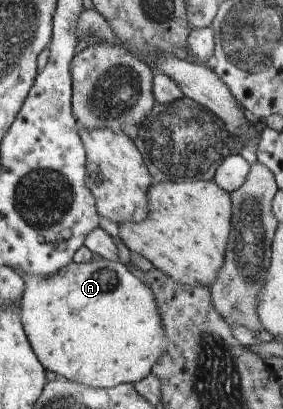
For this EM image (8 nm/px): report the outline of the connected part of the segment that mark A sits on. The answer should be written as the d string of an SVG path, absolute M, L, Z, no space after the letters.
M96 256L89 263L74 263L67 265L66 268L59 269L59 273L53 273L49 277L37 277L37 275L27 275L21 271L20 275L25 281L25 289L22 295L19 314L21 315L22 326L25 327L26 337L34 349L39 362L47 367L47 372L51 371L69 381L73 381L91 388L110 389L120 384L135 384L151 375L153 365L161 357L165 349L166 327L163 326L162 315L157 313L155 299L151 291L125 267L125 260L110 261L109 259L98 259Z

